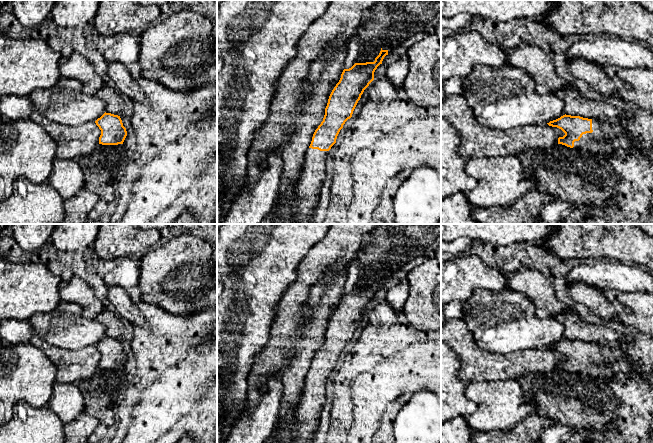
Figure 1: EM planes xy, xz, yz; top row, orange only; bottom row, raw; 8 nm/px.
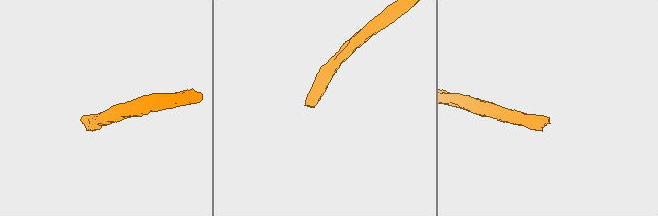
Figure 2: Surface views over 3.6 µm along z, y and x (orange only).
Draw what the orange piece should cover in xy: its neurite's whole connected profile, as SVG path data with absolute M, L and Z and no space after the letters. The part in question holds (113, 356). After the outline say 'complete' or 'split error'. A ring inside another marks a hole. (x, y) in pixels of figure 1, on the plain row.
M105 336L100 342L95 345L95 347L101 354L99 368L123 368L127 360L127 355L123 350L120 340Z; complete

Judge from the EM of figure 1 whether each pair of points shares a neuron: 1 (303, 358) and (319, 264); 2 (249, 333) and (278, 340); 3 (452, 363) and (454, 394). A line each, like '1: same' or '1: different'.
1: same
2: different
3: same

